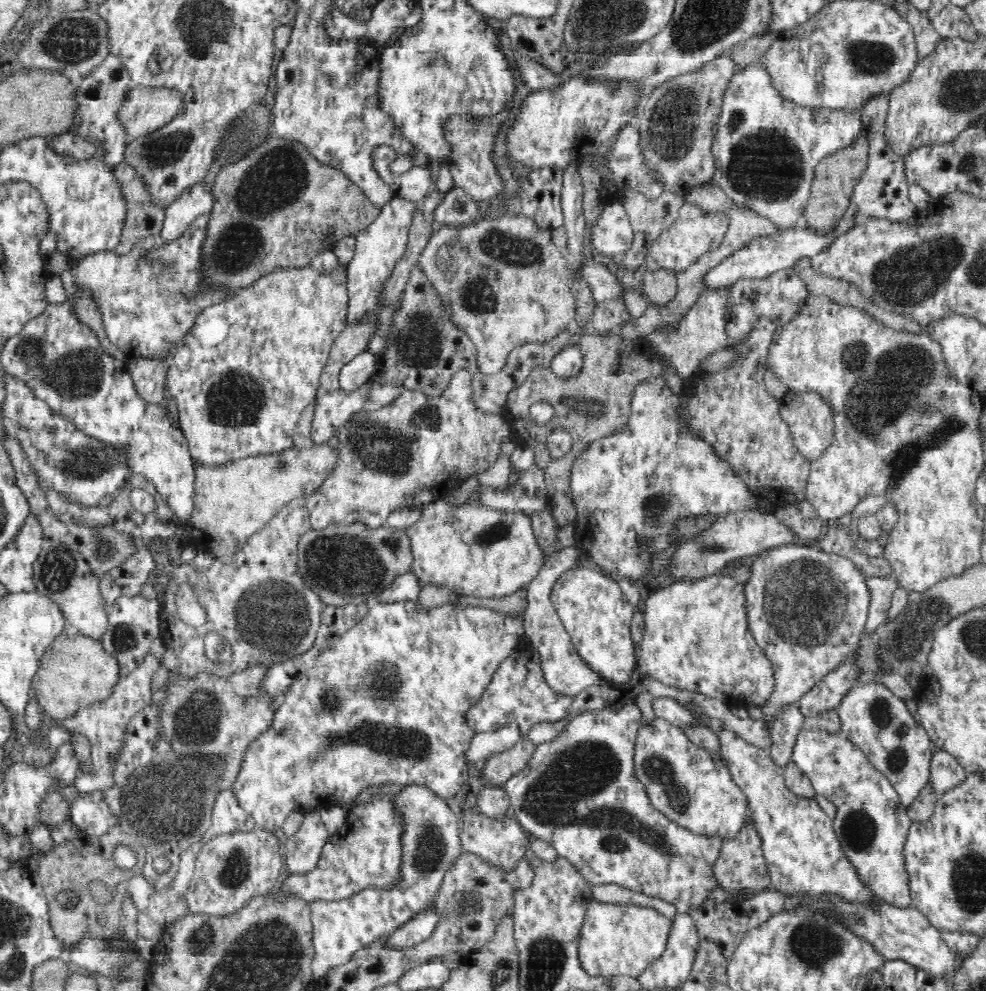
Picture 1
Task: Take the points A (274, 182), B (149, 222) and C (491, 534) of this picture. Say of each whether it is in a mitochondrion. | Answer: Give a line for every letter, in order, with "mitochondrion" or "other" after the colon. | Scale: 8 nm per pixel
A: mitochondrion
B: other
C: mitochondrion

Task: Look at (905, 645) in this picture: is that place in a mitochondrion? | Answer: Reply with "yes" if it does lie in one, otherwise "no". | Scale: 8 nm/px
yes

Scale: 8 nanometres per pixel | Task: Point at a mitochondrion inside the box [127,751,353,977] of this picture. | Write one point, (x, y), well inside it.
(234, 872)

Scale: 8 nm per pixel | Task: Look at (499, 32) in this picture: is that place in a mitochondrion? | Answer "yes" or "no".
no

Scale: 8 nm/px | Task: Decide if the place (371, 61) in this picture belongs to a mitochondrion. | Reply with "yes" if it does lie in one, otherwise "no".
no

